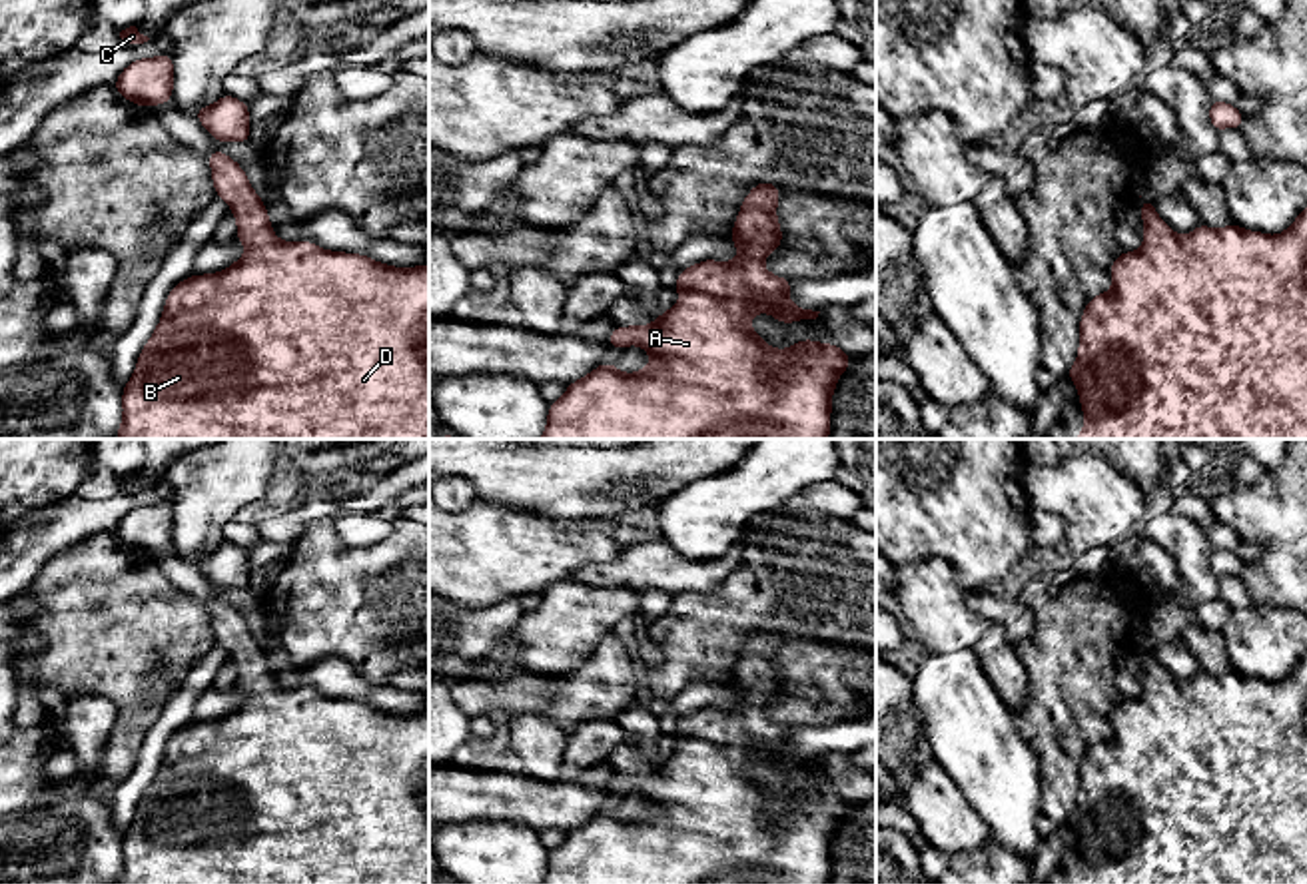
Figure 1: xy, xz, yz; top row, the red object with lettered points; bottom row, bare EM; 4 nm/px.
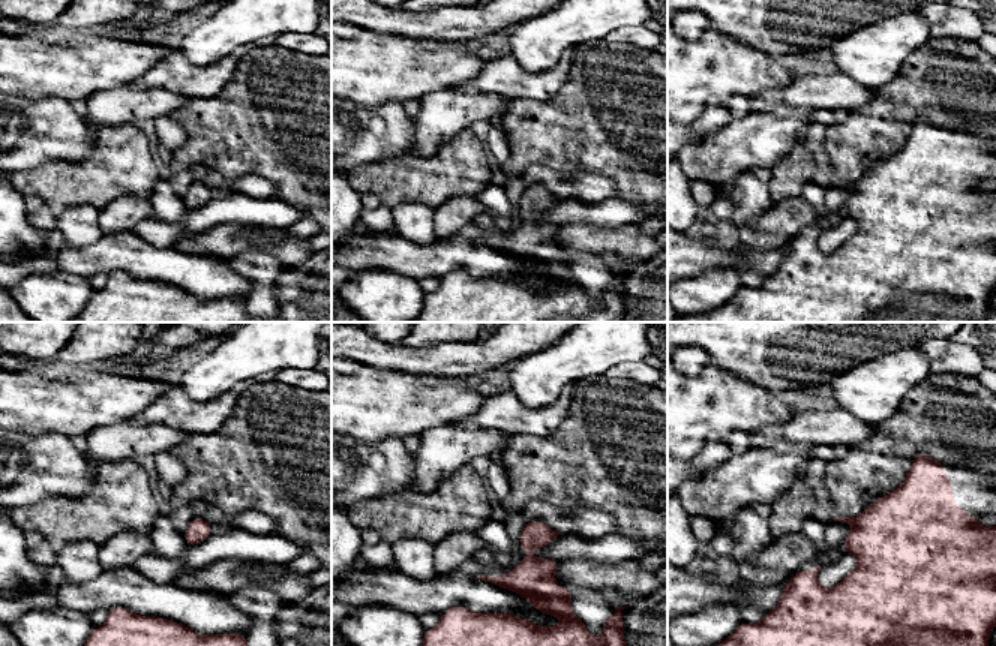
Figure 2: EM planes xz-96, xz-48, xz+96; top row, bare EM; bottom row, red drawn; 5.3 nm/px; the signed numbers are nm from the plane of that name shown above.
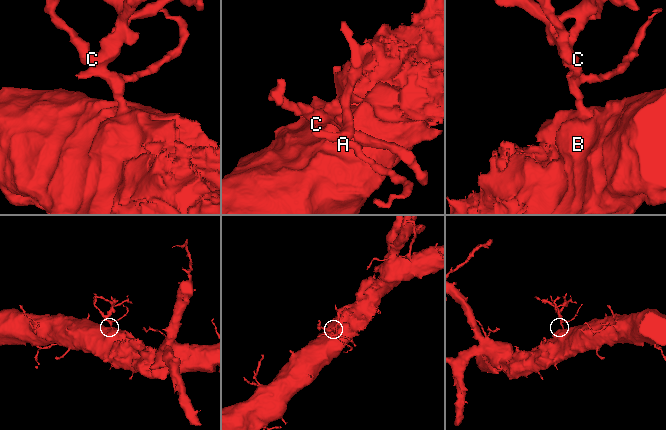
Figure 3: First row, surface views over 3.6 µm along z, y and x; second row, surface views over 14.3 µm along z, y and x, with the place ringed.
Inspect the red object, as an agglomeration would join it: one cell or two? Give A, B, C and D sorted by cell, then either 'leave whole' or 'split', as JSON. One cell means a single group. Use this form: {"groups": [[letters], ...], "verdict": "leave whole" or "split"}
{"groups": [["A", "B", "C", "D"]], "verdict": "leave whole"}

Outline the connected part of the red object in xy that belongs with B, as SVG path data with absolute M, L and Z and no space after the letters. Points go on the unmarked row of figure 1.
M210 599L206 605L216 643L233 659L235 686L247 698L223 718L192 720L172 734L162 766L122 836L124 862L116 884L429 884L429 710L393 714L369 702L323 696L307 686L281 688L273 680L265 649L251 635L243 615L223 599Z

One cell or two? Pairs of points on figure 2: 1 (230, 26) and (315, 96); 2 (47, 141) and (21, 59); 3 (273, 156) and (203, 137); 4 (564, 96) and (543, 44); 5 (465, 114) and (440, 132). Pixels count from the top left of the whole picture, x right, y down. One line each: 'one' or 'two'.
1: two
2: two
3: one
4: two
5: one

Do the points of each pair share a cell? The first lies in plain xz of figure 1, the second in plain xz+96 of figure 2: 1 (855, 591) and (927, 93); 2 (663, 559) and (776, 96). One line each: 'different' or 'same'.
1: same
2: same

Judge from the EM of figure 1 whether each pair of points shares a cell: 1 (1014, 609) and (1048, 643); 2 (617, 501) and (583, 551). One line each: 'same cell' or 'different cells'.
1: different cells
2: different cells

